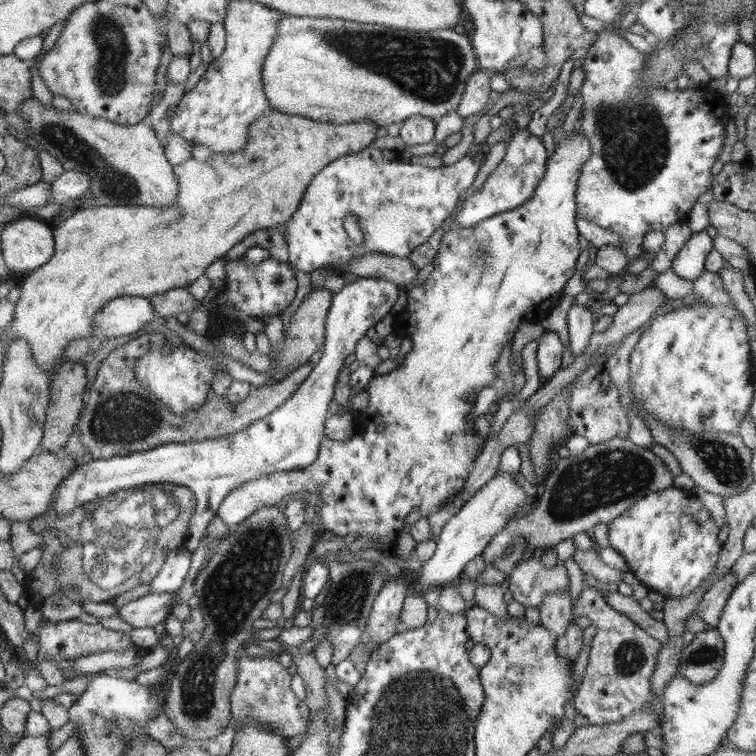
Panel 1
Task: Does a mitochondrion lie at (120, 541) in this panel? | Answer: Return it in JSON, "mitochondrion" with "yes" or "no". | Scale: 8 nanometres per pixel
{"mitochondrion":"yes"}

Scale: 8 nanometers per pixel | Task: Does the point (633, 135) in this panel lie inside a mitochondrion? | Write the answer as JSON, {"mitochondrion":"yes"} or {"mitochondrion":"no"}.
{"mitochondrion":"yes"}

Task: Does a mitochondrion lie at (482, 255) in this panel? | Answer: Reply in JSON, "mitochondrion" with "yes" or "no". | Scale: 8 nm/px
{"mitochondrion":"yes"}

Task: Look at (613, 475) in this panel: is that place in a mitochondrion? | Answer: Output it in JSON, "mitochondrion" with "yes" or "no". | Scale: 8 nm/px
{"mitochondrion":"yes"}

